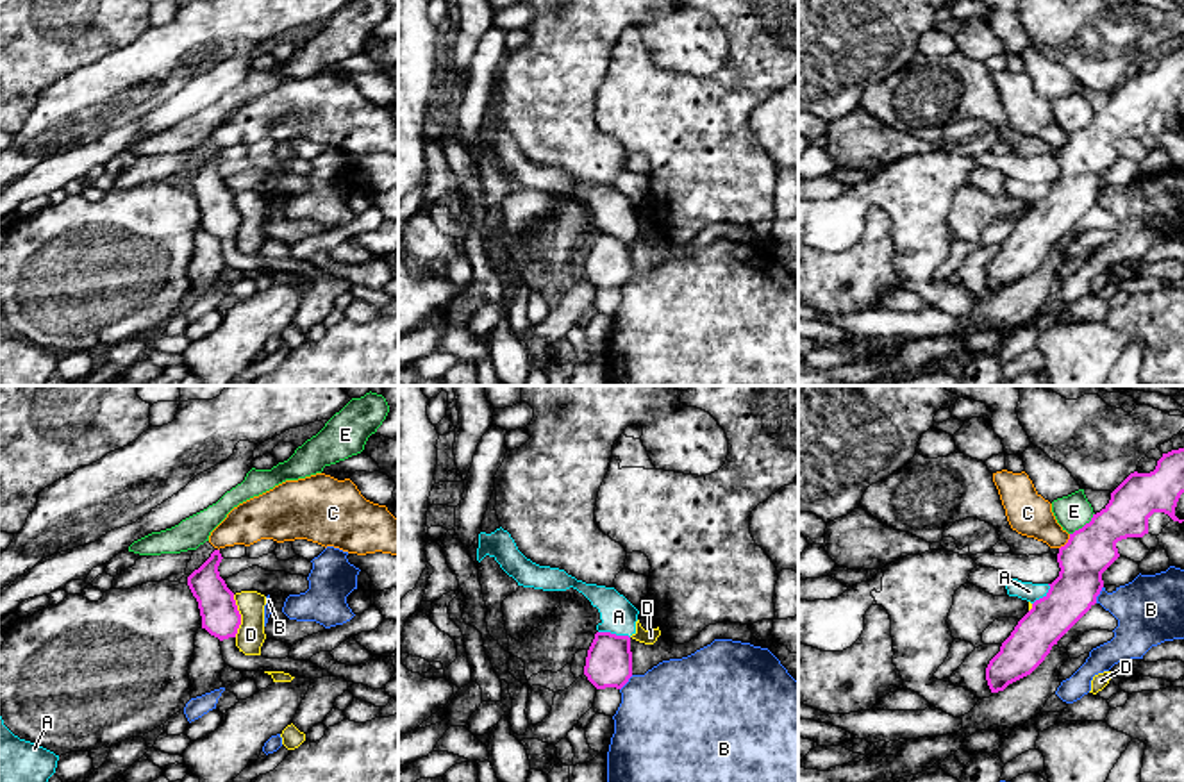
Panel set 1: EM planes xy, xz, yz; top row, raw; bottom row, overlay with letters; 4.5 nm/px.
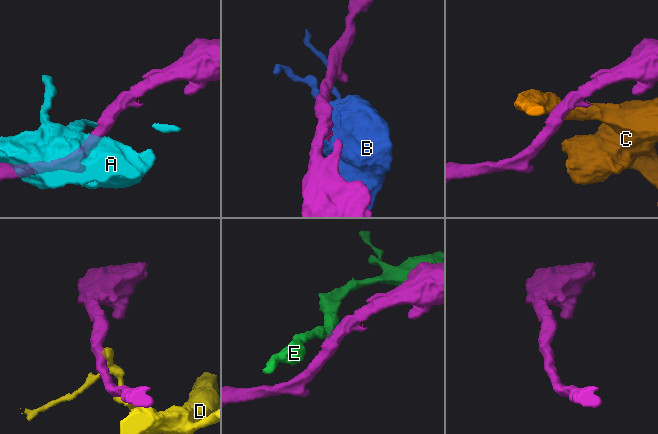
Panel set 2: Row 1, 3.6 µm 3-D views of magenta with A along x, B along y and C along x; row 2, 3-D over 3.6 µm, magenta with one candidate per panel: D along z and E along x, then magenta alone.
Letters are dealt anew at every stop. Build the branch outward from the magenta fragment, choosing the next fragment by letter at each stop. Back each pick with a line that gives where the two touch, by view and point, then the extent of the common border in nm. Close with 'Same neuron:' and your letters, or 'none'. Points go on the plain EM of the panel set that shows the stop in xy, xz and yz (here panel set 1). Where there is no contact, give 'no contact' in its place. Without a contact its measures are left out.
Same neuron: none

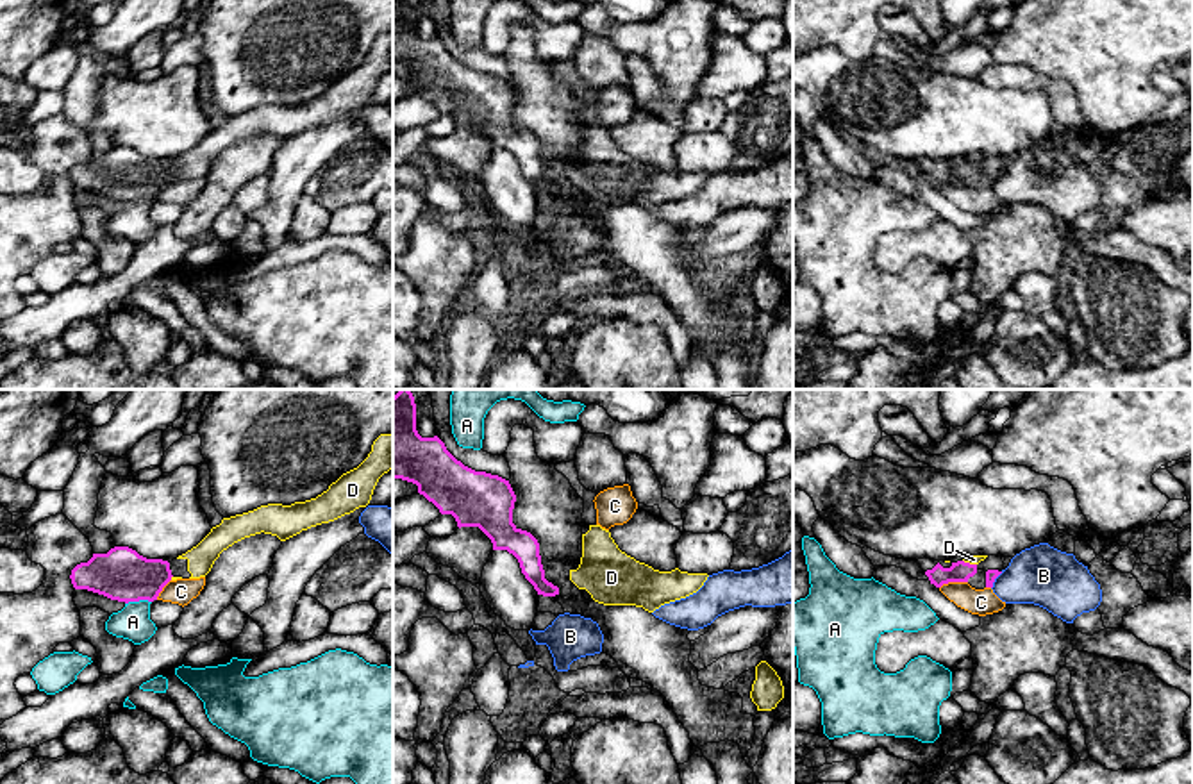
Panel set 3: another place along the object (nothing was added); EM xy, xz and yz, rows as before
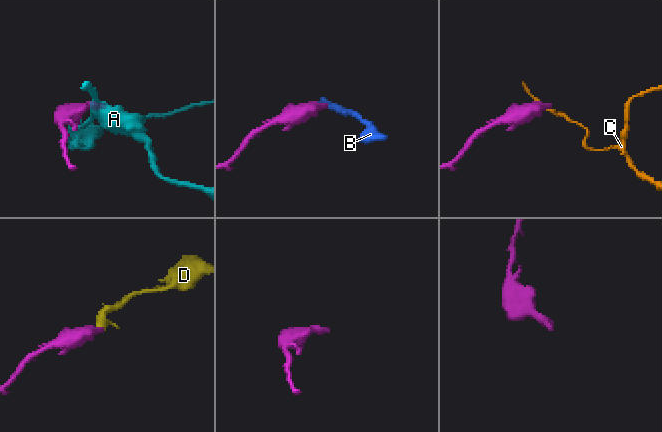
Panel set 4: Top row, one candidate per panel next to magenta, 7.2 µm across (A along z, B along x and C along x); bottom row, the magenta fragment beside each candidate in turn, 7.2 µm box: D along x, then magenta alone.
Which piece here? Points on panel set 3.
D: yz (968, 163) | 70 nm
Same neuron: D

